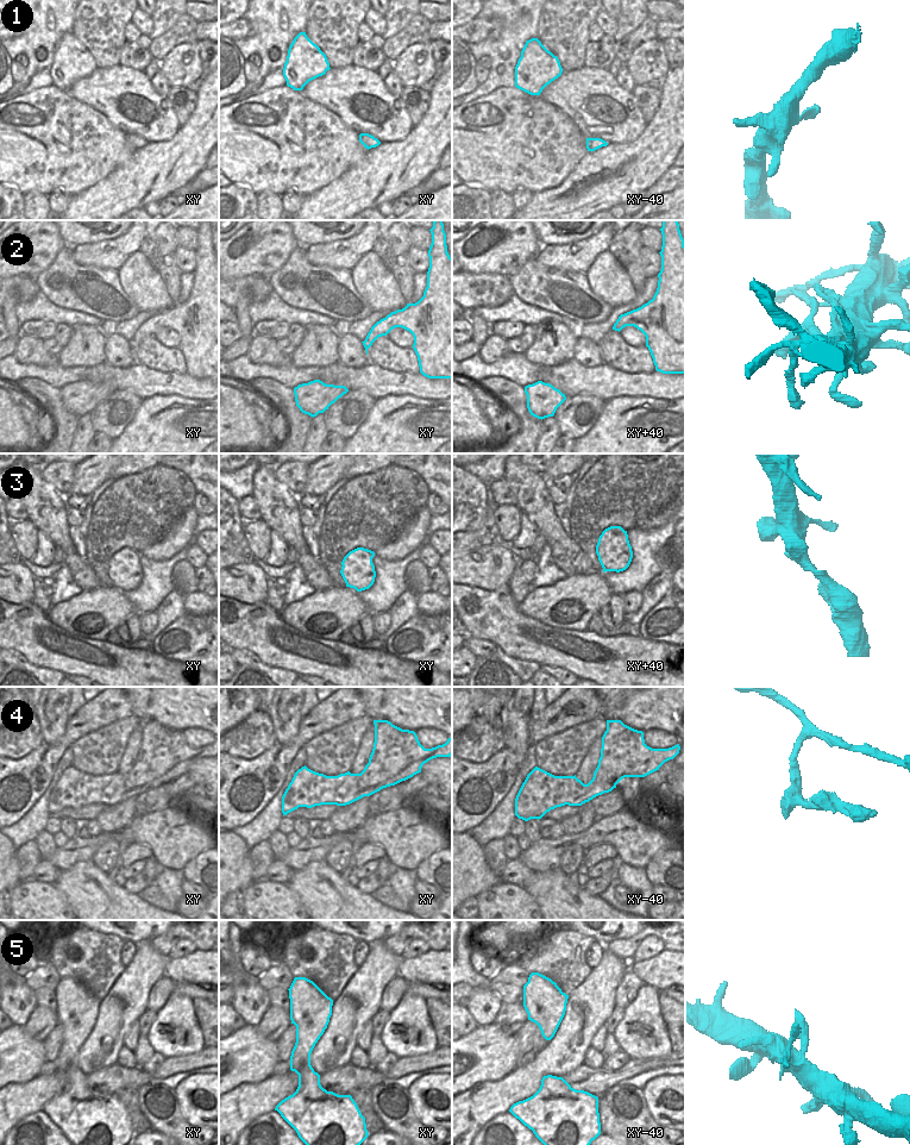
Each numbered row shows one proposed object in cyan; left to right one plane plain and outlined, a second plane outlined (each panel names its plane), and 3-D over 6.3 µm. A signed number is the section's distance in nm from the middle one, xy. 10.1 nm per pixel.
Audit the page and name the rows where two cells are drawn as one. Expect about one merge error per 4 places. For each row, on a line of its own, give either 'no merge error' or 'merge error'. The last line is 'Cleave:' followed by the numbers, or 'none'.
1: no merge error
2: no merge error
3: no merge error
4: no merge error
5: no merge error
Cleave: none

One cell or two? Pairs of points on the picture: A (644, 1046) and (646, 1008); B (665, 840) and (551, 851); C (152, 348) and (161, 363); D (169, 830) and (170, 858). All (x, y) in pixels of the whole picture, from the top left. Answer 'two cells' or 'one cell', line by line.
A: one cell
B: one cell
C: one cell
D: one cell

